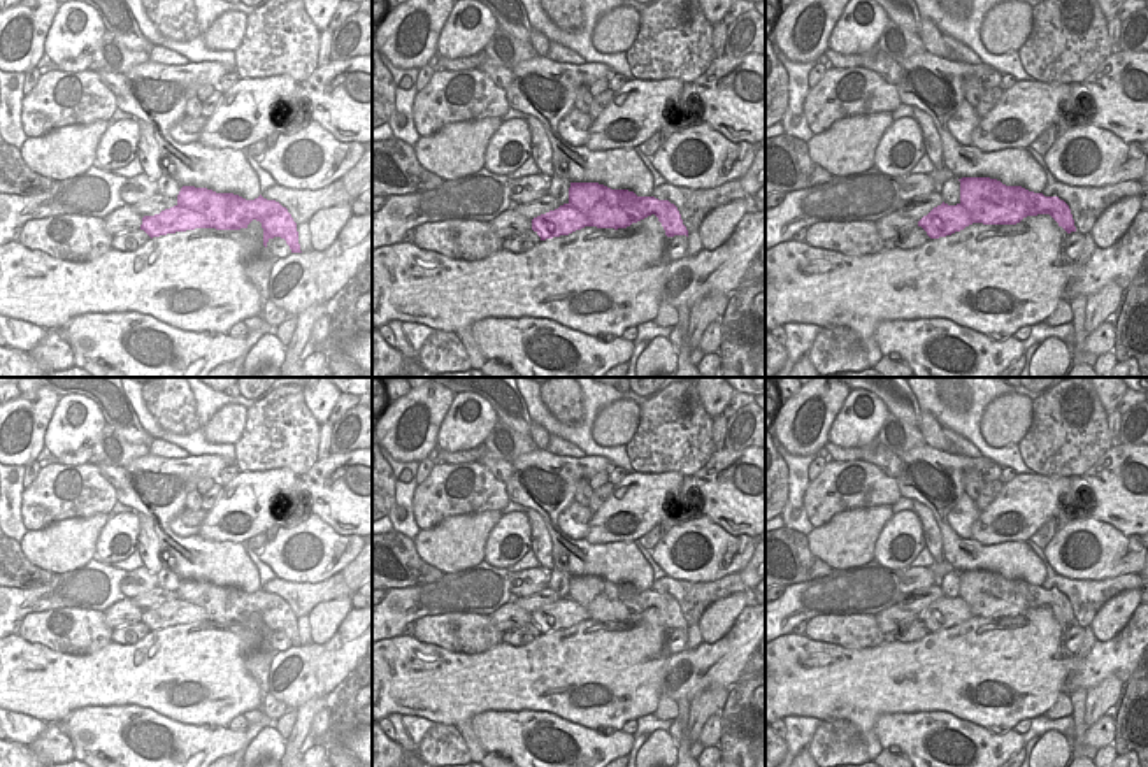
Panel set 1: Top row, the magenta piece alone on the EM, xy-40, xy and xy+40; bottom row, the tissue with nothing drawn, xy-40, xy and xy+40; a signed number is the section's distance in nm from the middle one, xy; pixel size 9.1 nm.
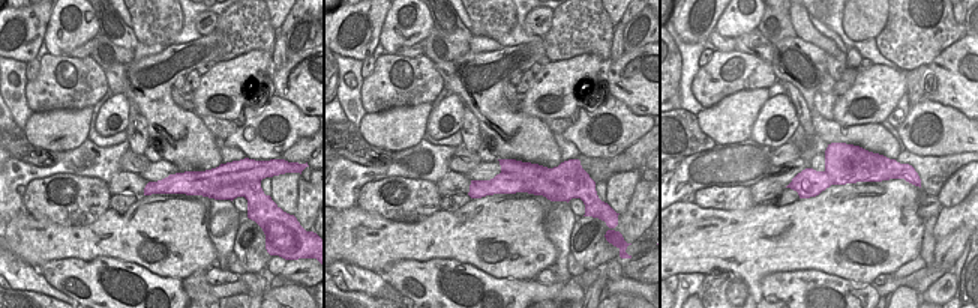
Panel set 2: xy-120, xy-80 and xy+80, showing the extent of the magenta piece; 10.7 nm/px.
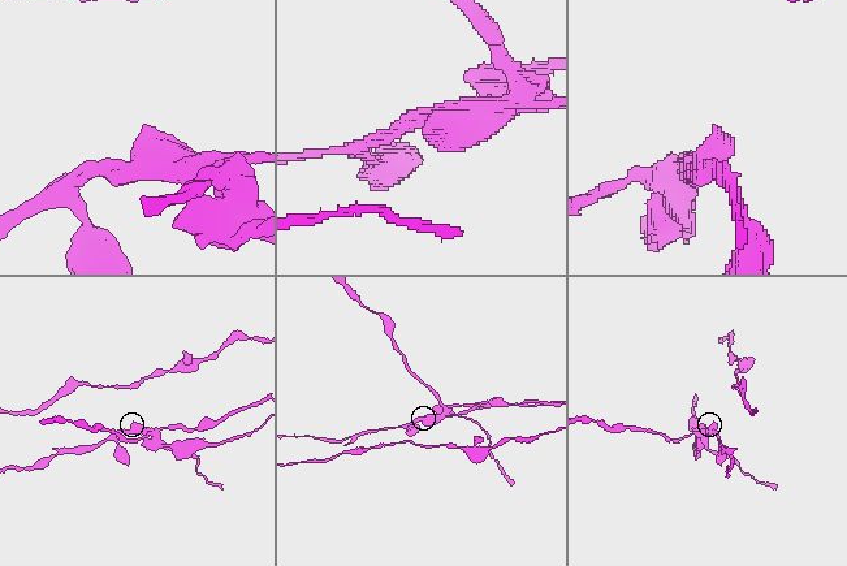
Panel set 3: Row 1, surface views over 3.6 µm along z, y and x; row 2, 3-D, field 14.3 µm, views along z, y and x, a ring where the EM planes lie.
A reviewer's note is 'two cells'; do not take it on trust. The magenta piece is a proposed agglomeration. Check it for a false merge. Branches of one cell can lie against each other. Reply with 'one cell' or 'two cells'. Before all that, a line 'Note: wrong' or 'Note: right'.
Note: right
two cells

